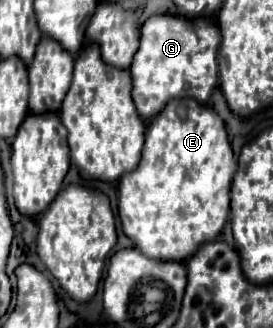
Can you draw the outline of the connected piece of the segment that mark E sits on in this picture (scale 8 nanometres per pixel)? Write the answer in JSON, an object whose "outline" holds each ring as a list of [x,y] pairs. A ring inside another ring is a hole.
{"outline":[[[171,99],[149,123],[139,167],[119,181],[119,217],[123,233],[149,259],[187,261],[203,243],[215,241],[221,235],[229,215],[229,187],[235,169],[237,161],[221,117],[209,105],[201,105],[195,99]]]}

